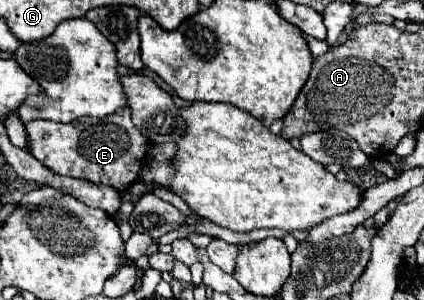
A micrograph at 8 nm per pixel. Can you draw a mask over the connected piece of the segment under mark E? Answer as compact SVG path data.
M125 107L103 119L87 117L75 119L71 123L55 123L37 119L25 125L31 139L31 155L39 159L45 167L59 175L69 175L75 179L85 179L97 185L107 185L117 191L133 185L141 173L143 161L149 159L149 141L135 127L131 111Z

